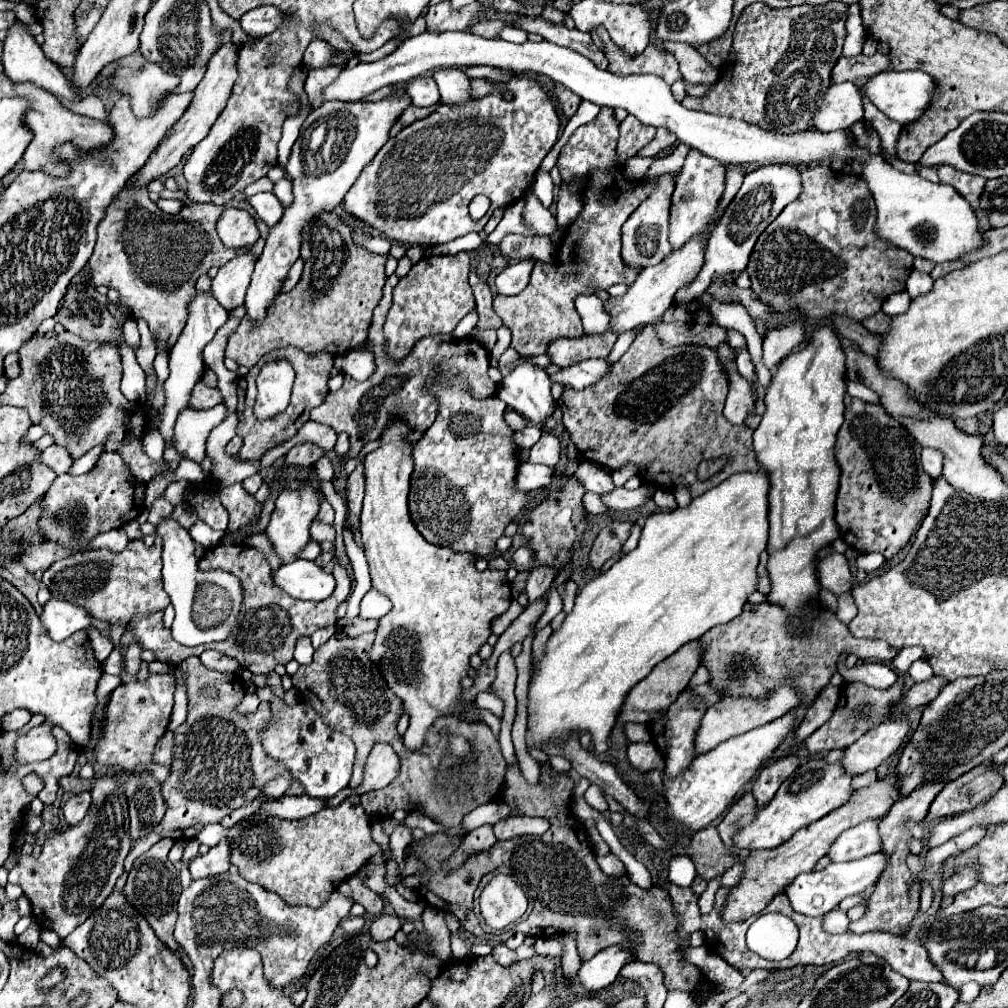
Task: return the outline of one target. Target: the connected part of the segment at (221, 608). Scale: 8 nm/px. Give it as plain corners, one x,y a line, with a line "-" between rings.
172,516
164,518
156,526
156,532
164,542
164,552
162,552
164,590
168,592
176,608
172,636
184,646
200,646
224,640
224,636
228,636
232,624
236,622
236,614
240,612
240,600
242,600
240,582
236,582
232,574
220,570
202,572
198,568
198,560
194,558
194,540
190,538
188,530
182,528

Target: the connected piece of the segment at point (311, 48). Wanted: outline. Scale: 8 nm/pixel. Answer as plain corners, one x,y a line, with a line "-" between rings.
312,40
304,52
304,64
308,68
326,68
328,66
328,52
330,52
330,44
324,44
320,40

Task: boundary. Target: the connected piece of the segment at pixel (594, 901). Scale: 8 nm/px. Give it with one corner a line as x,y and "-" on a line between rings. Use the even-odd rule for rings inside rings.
512,766
506,770
502,802
514,808
514,816
544,814
552,822
552,828
544,836
516,836
506,842
496,842
490,850
466,860
462,868
448,872
442,870
442,862
460,846
460,840
448,840
448,836
444,834
426,836
424,840
410,846
410,850
428,866
428,872
408,876
404,878
404,884
418,890
420,898
424,898
424,902
428,902
432,908
458,914
464,930
482,938
484,934
472,906
474,890
484,874
500,866
508,866
514,876
520,878
520,884
534,900
532,914
524,922
518,923
515,931
524,932
526,936
534,938
548,938
560,934
566,926
578,928
578,952
582,960
590,960
596,952
612,944
624,944
624,948
632,948
632,952
636,952
636,960
660,964
660,970
666,978
666,988
696,992
698,984
702,982
702,972
696,966
688,964
682,956
682,950
686,948
686,938
678,938
676,935
680,924
674,918
674,904
668,892
656,886
650,892
644,892
642,888
636,888
636,884
630,884
626,876
610,878
598,868
594,852
586,842
586,832
582,830
584,824
576,816
566,814
570,812
574,782
558,772
554,772
554,776
556,786
552,788
552,792
548,792
542,788
540,782
534,786
526,784
520,774
520,766
-
608,880
624,880
624,892
628,892
628,900
616,902
608,894
604,894
602,886

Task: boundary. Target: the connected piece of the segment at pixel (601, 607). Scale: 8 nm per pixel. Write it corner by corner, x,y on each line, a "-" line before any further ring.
766,472
734,474
716,488
694,498
686,508
648,516
636,550
624,554
610,570
592,578
576,596
574,610
546,642
544,656
530,672
528,686
528,750
554,746
588,732
594,752
608,750
608,736
616,724
628,692
652,668
680,646
698,640
710,628
734,620
756,590
758,556
768,542
768,476

